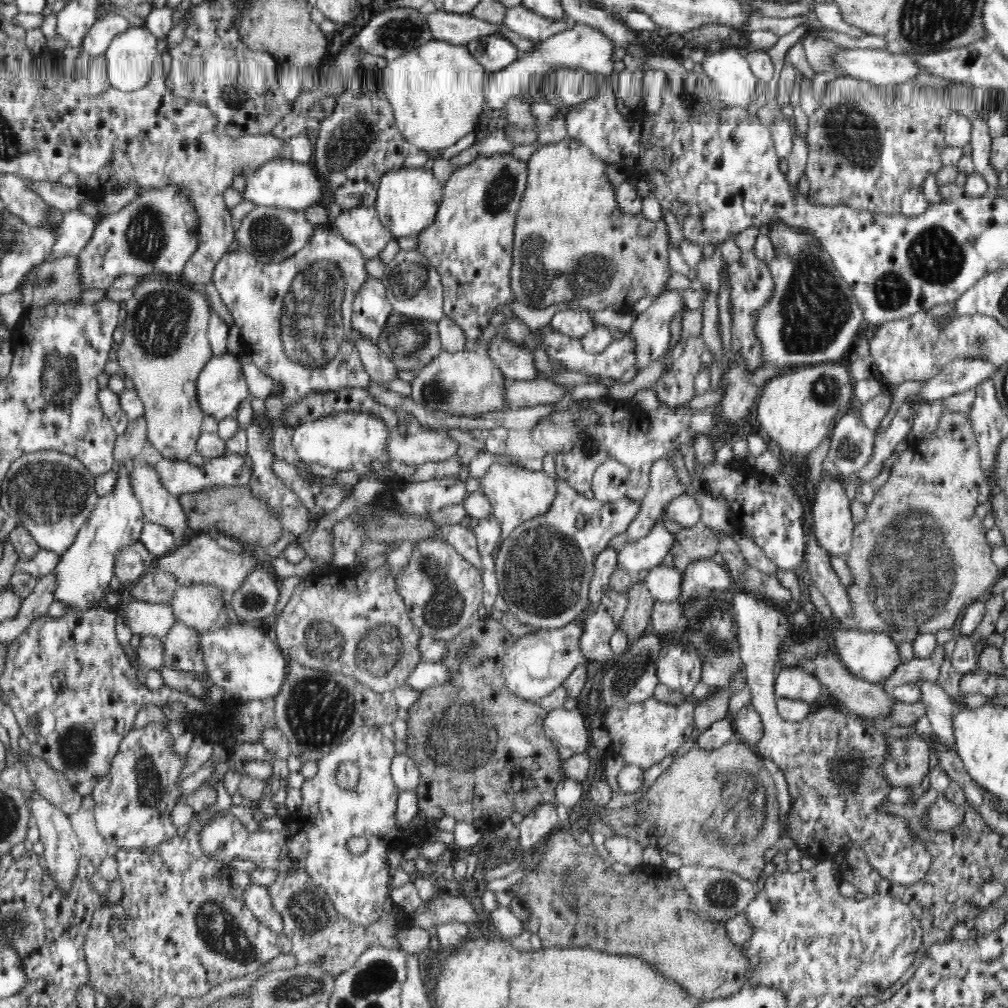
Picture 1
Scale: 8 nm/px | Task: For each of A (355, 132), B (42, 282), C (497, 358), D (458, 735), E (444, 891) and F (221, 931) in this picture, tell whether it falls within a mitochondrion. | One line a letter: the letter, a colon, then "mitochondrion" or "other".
A: mitochondrion
B: mitochondrion
C: other
D: mitochondrion
E: other
F: mitochondrion

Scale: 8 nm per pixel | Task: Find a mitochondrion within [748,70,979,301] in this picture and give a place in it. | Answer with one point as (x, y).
(850, 135)

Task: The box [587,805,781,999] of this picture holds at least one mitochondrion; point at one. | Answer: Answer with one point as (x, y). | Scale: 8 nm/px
(722, 894)

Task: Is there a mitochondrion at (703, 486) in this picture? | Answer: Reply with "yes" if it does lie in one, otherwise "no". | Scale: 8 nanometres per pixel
no

